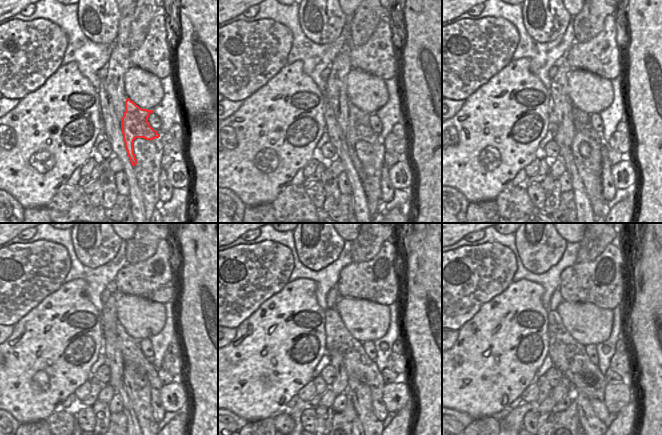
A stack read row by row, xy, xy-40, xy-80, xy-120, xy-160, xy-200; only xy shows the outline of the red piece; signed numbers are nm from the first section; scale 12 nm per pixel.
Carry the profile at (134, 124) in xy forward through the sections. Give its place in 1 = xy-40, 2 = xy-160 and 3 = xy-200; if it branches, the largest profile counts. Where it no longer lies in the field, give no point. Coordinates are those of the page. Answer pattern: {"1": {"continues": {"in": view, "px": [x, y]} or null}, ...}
{"1": {"continues": {"in": "xy-40", "px": [359, 128]}}, "2": {"continues": {"in": "xy-160", "px": [359, 393]}}, "3": {"continues": {"in": "xy-200", "px": [591, 425]}}}

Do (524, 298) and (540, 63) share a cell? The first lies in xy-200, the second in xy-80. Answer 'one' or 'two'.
two

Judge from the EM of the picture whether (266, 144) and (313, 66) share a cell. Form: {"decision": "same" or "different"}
{"decision": "different"}

